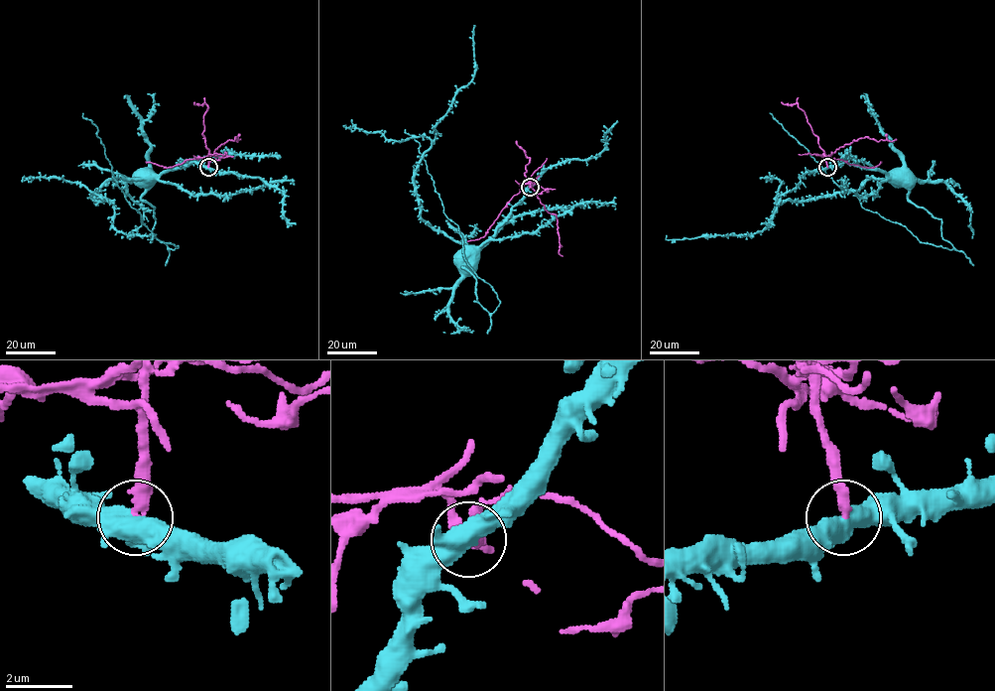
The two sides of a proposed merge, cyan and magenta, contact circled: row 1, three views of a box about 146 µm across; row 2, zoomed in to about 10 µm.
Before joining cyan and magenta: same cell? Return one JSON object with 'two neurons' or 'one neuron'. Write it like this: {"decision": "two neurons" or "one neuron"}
{"decision": "two neurons"}

